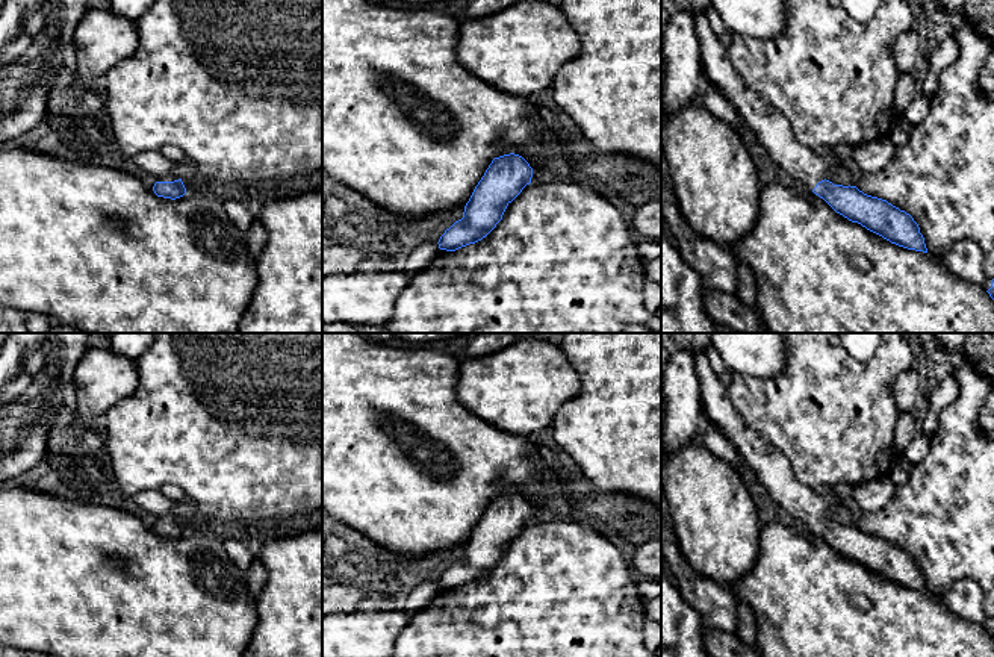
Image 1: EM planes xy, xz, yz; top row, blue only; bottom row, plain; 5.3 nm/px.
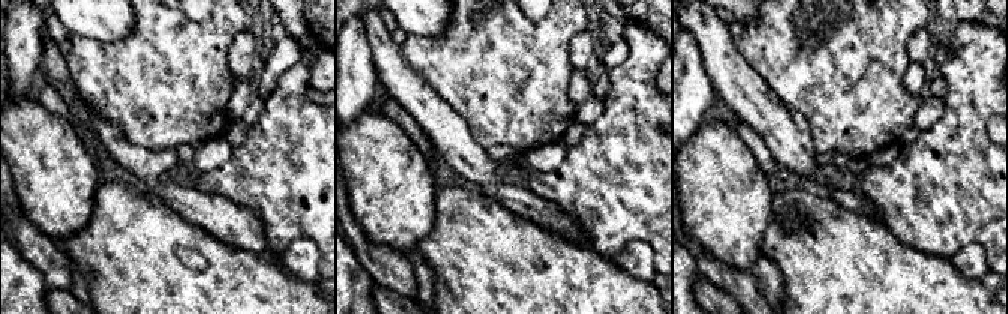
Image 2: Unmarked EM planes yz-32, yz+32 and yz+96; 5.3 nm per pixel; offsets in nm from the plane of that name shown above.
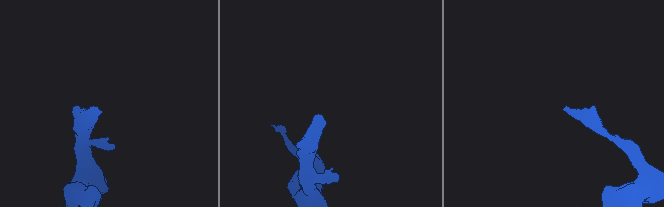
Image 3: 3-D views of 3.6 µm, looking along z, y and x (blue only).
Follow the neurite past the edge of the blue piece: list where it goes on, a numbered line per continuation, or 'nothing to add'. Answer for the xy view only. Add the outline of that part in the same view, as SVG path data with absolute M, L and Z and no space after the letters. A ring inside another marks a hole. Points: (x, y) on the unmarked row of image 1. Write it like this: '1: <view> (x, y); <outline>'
1: xy (155, 503); M144 490L133 495L133 500L142 510L153 515L156 521L174 521L179 519L182 507L165 497L162 490Z

